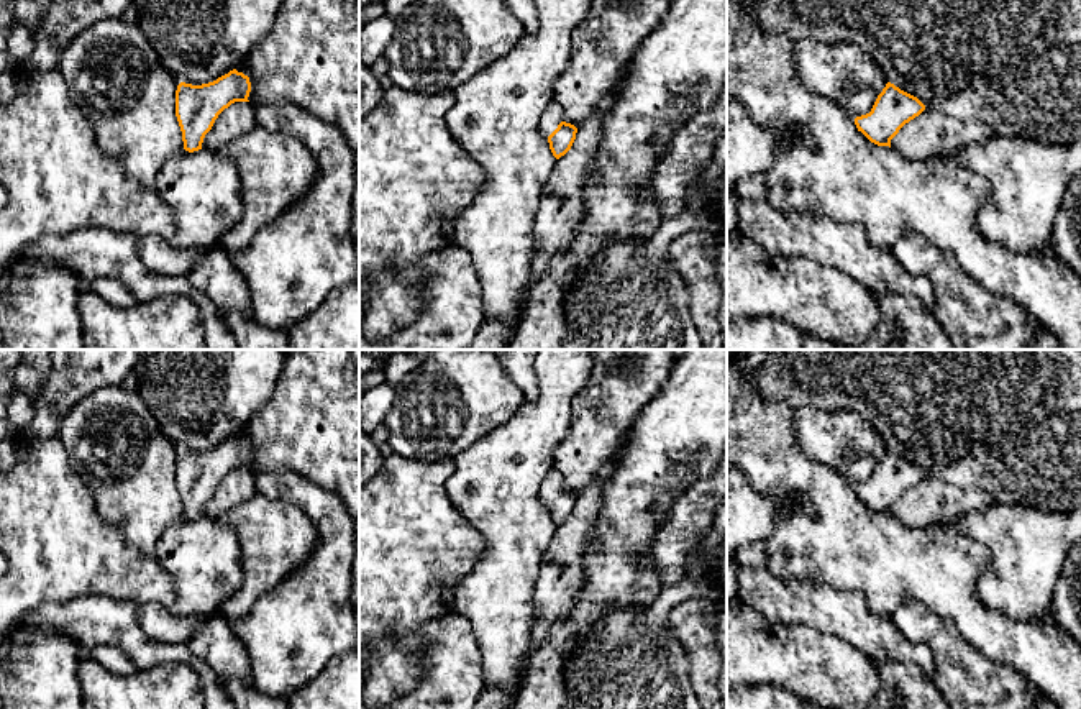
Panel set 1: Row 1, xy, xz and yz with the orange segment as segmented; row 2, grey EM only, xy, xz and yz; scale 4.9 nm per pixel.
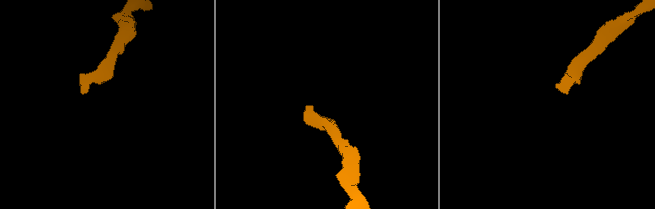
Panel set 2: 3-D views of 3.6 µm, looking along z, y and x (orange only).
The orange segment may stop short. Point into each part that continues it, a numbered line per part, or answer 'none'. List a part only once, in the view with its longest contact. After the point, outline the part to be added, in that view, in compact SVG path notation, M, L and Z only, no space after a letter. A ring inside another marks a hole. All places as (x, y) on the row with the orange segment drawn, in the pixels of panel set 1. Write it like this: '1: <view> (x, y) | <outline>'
1: xz (551, 117) | M553 102L540 118L540 133L548 140L548 136L563 121L563 108L559 103Z

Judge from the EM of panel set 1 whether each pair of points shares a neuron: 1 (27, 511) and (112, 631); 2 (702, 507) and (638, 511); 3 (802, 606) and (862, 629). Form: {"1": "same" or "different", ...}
{"1": "different", "2": "different", "3": "same"}

